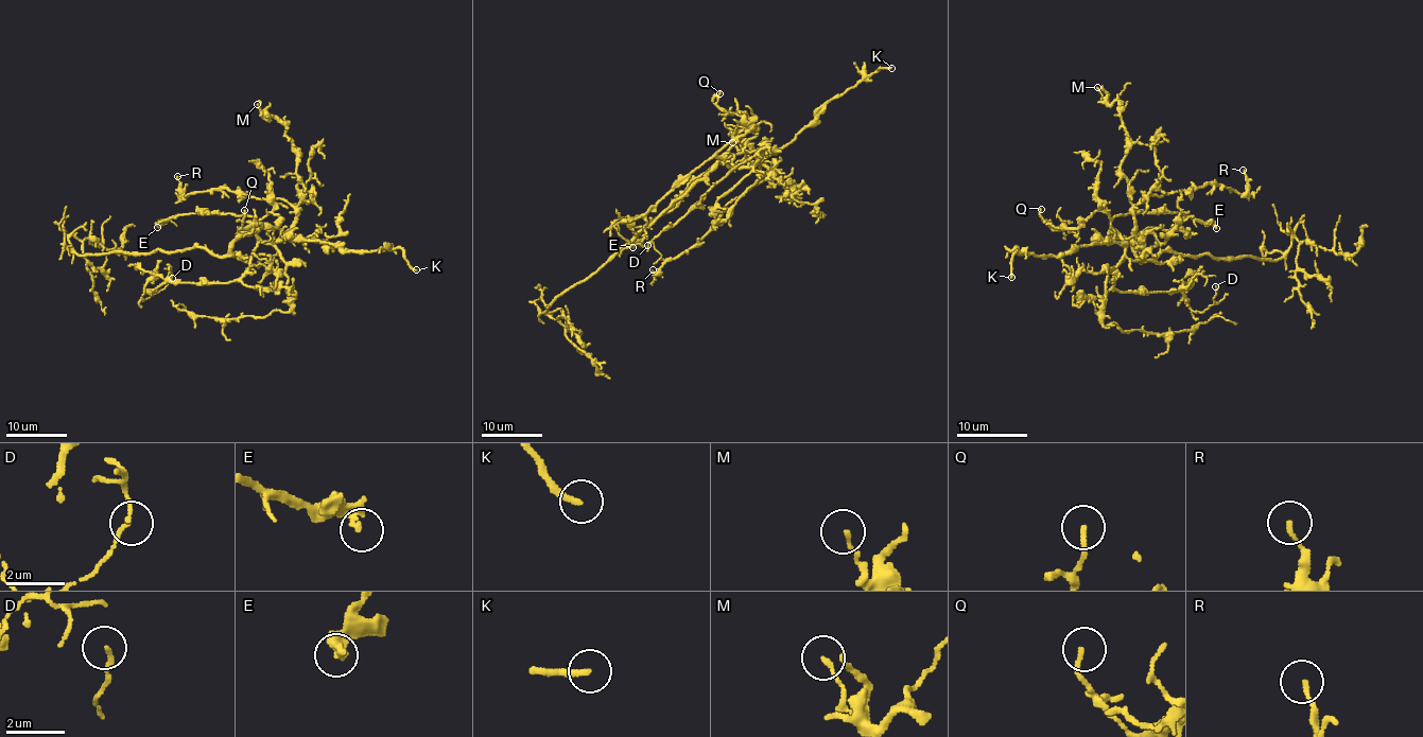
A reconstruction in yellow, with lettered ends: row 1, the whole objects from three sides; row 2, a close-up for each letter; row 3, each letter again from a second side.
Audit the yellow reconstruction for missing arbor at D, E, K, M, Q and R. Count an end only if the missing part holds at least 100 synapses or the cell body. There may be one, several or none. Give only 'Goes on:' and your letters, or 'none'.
Goes on: K

